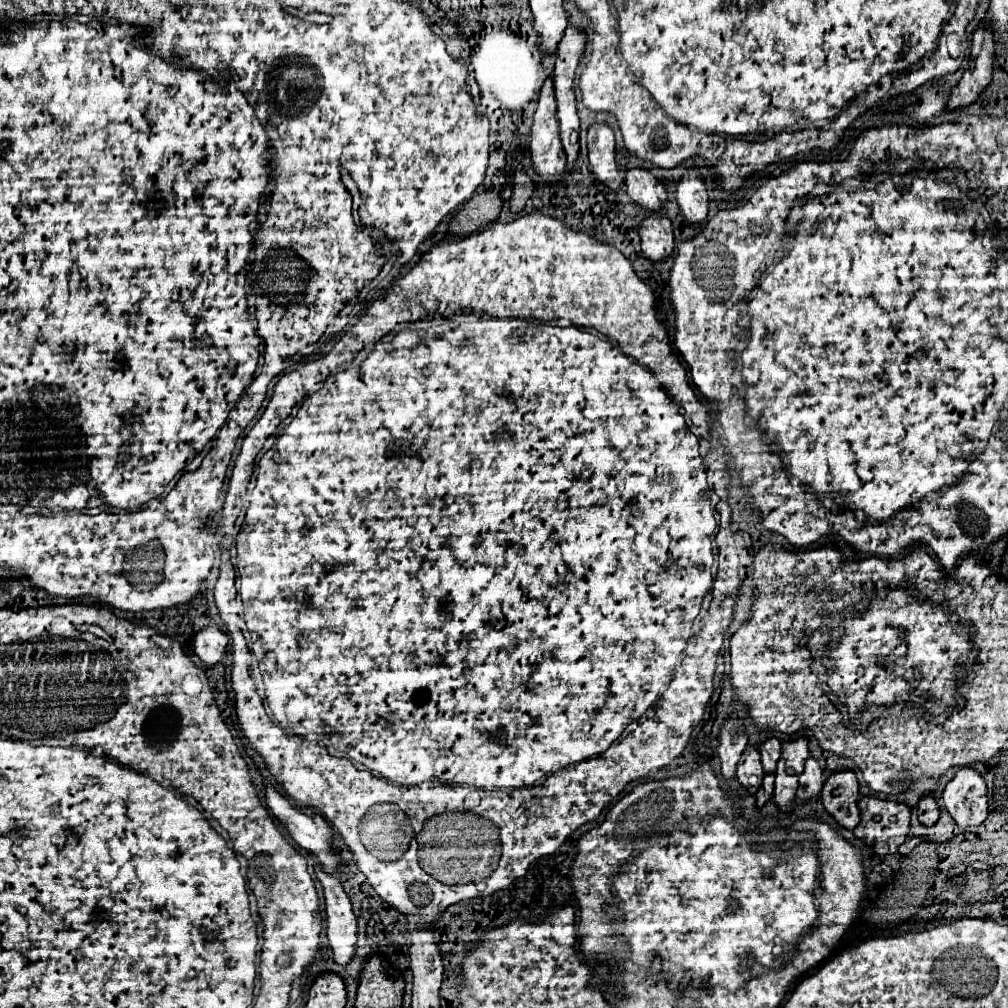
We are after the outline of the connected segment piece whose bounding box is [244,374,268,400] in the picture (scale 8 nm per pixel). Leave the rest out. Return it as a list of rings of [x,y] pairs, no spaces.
[[[260,374],[248,388],[246,388],[246,392],[244,394],[254,394],[254,396],[262,396],[262,400],[266,398],[266,380],[260,380],[264,374]]]

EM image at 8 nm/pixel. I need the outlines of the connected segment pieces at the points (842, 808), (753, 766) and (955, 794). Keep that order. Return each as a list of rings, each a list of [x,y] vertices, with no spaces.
[[[838,770],[822,786],[822,804],[844,828],[858,826],[858,780],[852,770]]]
[[[748,744],[738,762],[736,778],[740,780],[740,784],[744,788],[748,788],[750,794],[756,794],[758,786],[762,786],[762,776],[764,776],[764,768],[760,762],[760,754],[752,744]]]
[[[970,766],[960,768],[946,784],[942,792],[942,804],[962,830],[982,824],[988,816],[984,778]]]

